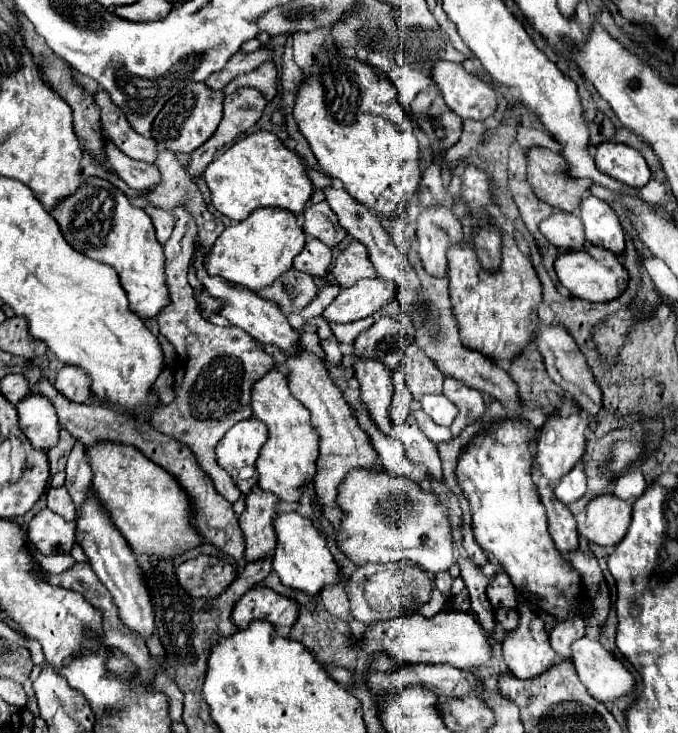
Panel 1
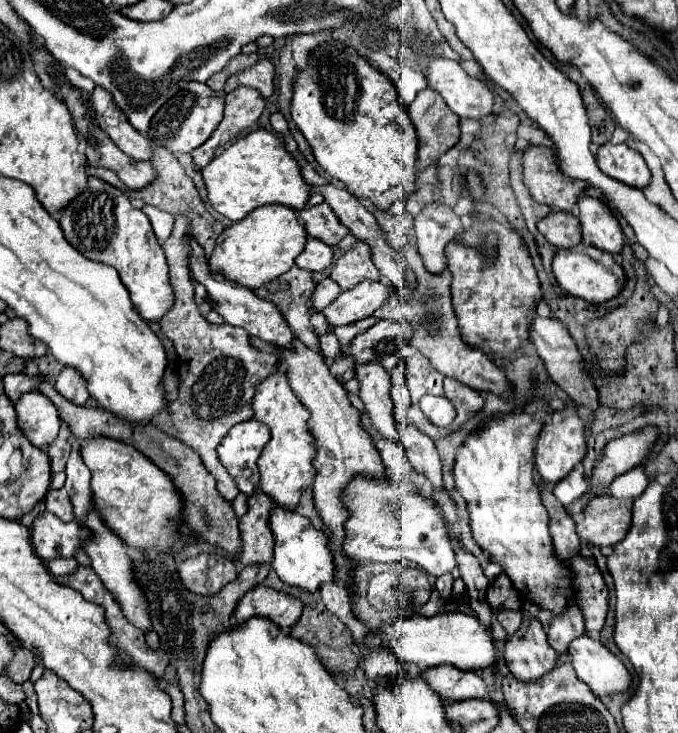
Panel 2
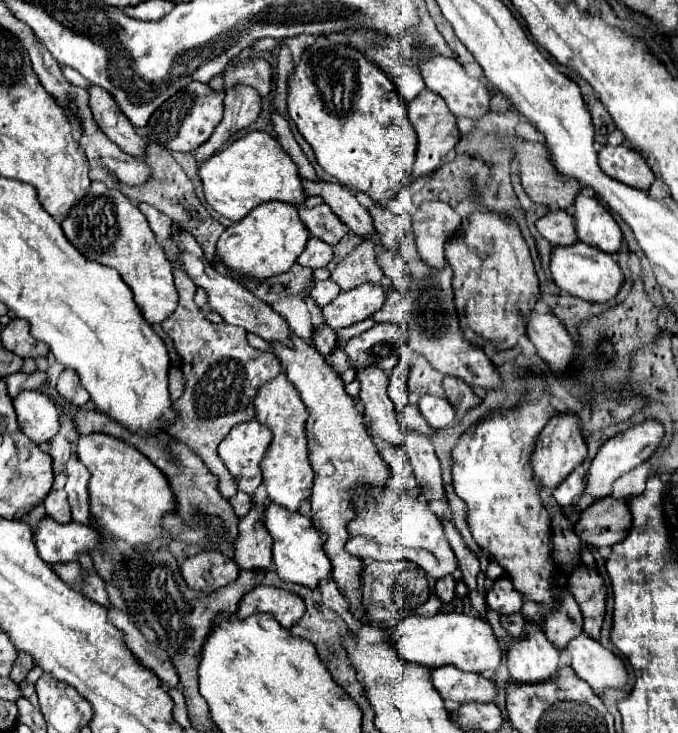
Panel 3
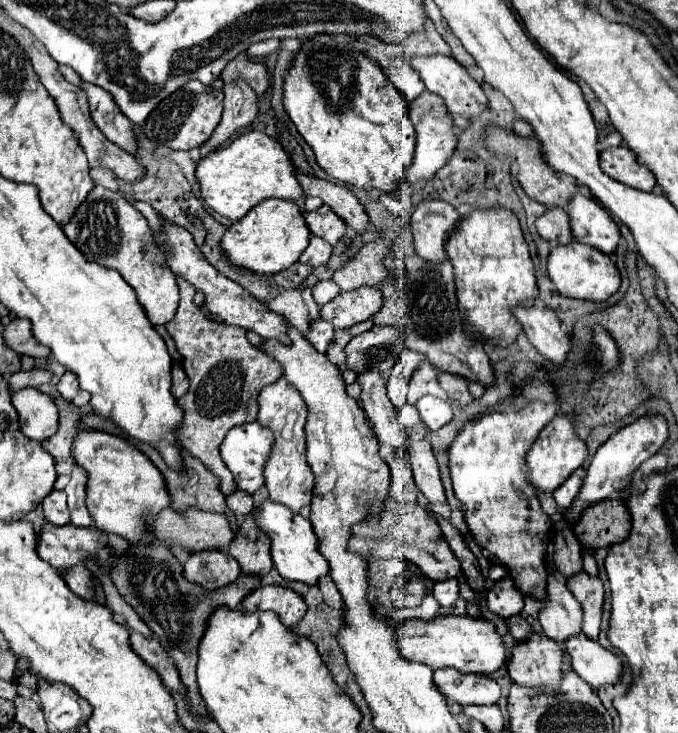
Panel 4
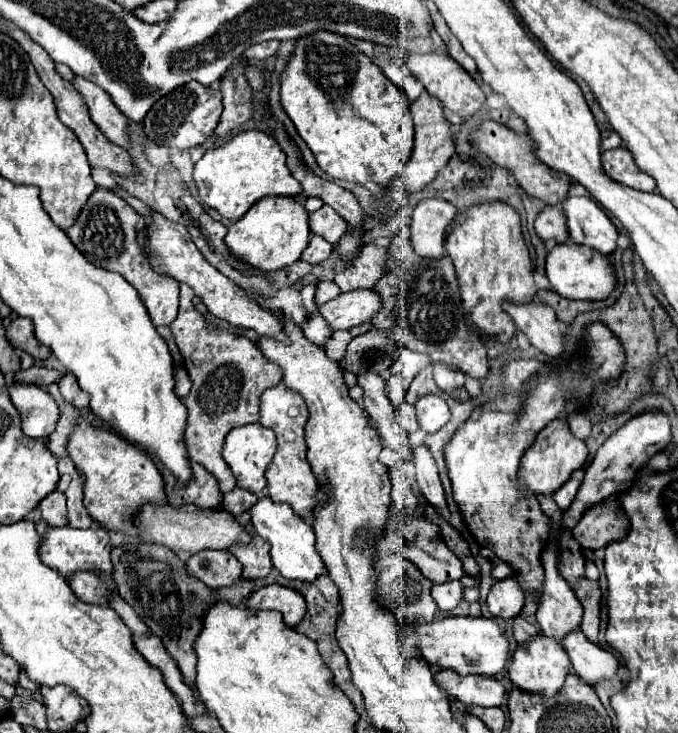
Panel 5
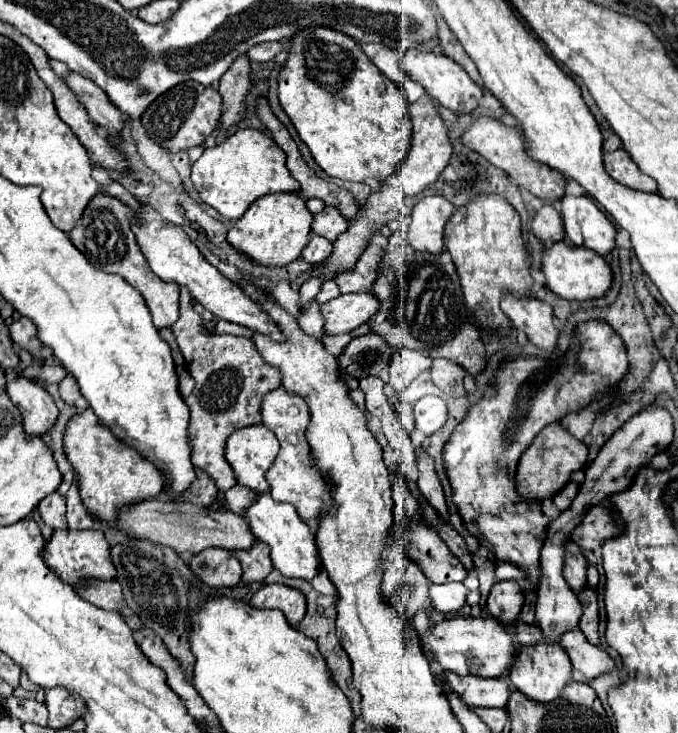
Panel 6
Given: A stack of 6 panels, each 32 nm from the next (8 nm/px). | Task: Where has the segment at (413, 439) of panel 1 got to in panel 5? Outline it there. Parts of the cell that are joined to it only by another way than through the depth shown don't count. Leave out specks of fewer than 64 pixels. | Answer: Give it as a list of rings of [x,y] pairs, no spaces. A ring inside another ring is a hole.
[[[416,446],[414,448],[414,466],[416,466],[416,484],[418,484],[420,492],[424,494],[424,498],[432,506],[444,508],[446,506],[446,498],[444,498],[442,482],[438,478],[438,470],[436,470],[434,458],[428,452],[426,446]]]

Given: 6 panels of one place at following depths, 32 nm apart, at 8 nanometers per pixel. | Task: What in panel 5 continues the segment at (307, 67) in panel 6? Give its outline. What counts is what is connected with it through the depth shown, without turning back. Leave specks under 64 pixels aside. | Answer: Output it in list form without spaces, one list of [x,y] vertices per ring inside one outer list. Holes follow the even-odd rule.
[[[316,30],[296,40],[294,52],[280,76],[280,102],[294,122],[300,138],[312,150],[318,166],[338,180],[366,184],[374,180],[386,186],[392,176],[398,176],[412,152],[414,128],[408,114],[408,102],[398,86],[386,78],[380,68],[360,52],[350,40],[328,30]]]

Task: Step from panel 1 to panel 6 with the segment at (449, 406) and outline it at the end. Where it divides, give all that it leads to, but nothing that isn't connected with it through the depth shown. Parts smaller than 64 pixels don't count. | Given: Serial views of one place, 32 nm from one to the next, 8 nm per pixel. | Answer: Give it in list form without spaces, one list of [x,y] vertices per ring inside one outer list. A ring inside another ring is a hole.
[[[424,396],[414,404],[416,430],[422,432],[424,436],[430,436],[436,430],[440,430],[446,418],[448,418],[446,402],[438,396]]]

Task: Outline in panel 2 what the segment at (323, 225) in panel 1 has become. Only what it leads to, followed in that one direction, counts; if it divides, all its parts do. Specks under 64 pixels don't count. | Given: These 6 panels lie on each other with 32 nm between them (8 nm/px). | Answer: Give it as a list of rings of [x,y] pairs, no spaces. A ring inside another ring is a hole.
[[[322,202],[318,206],[312,208],[302,208],[300,212],[300,220],[304,222],[304,228],[308,232],[308,236],[318,238],[322,242],[326,242],[328,246],[336,246],[350,230],[336,218],[336,214],[332,212],[332,208]]]

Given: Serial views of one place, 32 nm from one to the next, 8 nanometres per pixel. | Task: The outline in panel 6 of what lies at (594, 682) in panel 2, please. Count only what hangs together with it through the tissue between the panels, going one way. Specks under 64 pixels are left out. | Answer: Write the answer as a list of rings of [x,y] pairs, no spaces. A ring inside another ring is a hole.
[[[580,628],[566,630],[560,636],[560,646],[566,650],[574,670],[580,672],[584,680],[592,680],[614,666],[614,662],[606,652],[602,652],[598,646],[592,646],[588,640],[584,640]]]

